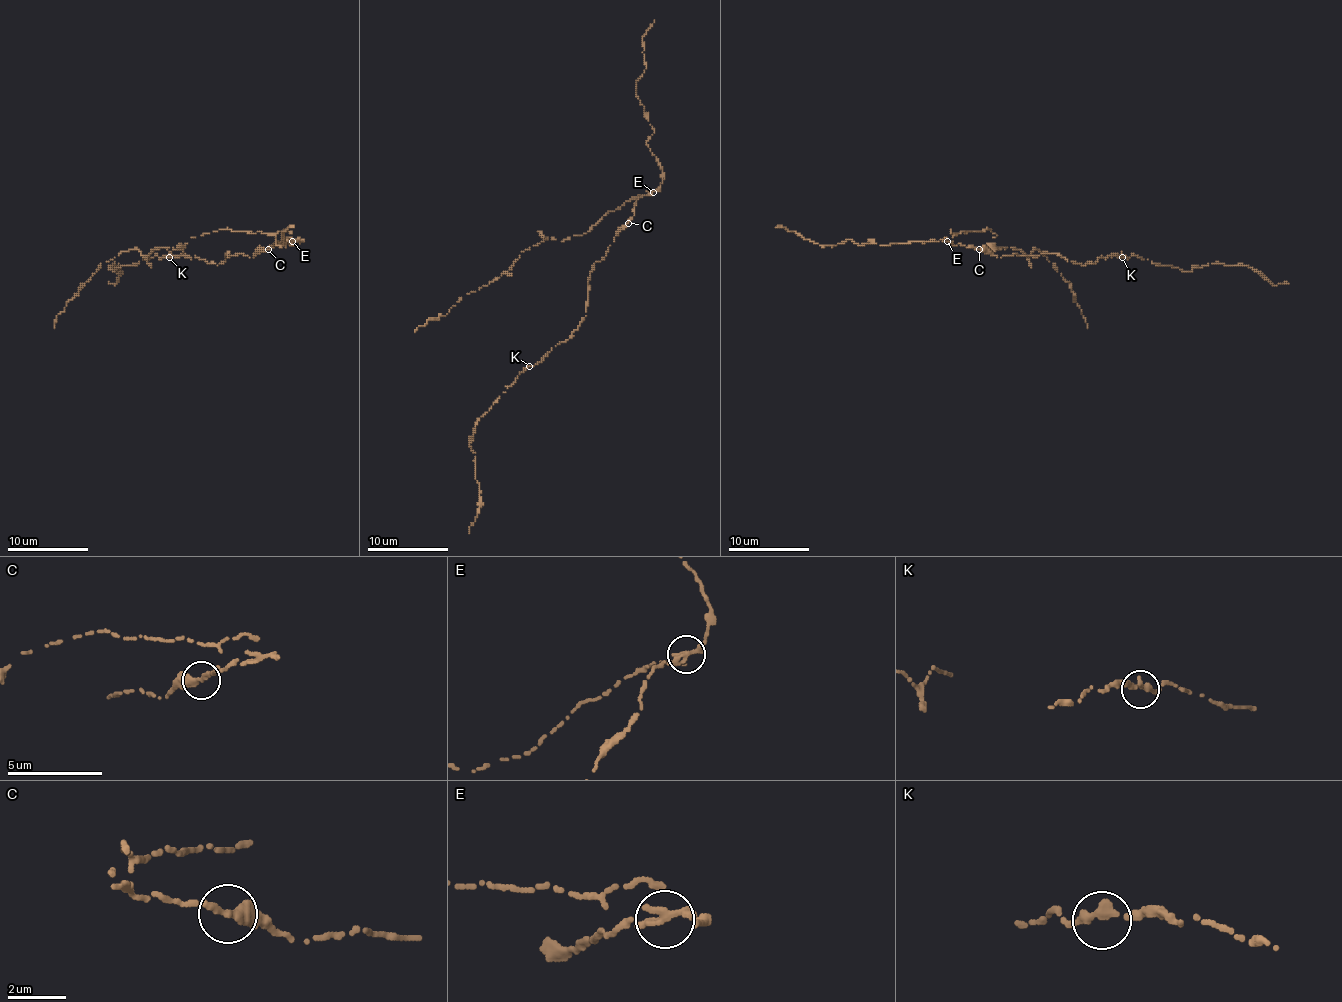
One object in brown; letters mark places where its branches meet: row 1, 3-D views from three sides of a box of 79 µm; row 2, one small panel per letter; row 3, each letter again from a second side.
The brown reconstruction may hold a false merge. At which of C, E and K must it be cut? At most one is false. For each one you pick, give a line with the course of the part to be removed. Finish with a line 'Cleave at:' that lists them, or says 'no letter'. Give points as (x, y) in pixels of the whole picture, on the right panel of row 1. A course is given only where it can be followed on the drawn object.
E: foreign part runs (946, 241), (951, 229), (991, 229), (999, 249), (1021, 249), (1027, 255), (1041, 251), (1071, 284), (1087, 328)
Cleave at: E

